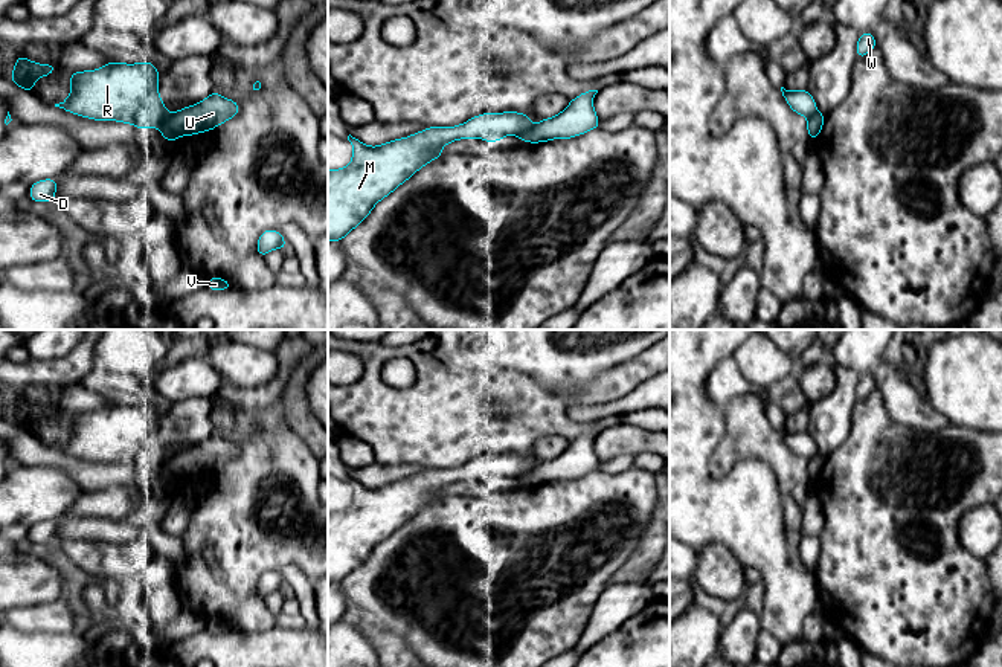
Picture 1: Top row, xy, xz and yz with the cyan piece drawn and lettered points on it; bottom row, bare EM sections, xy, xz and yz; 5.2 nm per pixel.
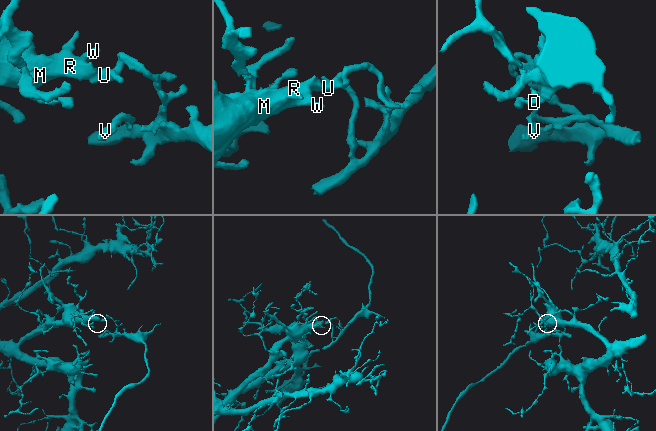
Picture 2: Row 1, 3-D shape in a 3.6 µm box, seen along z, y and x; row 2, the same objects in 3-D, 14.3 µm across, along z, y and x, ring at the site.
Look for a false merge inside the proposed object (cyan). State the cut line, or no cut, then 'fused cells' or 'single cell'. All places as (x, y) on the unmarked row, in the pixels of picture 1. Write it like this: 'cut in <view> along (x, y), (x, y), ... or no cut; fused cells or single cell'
cut in xy along (176, 454), (157, 470); fused cells

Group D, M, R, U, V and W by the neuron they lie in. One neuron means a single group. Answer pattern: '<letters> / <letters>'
D M R W / U V

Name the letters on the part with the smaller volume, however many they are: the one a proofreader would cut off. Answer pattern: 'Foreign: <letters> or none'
Foreign: U, V

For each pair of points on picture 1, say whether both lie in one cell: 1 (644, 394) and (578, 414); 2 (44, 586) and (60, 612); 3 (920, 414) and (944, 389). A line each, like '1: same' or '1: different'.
1: same
2: different
3: different

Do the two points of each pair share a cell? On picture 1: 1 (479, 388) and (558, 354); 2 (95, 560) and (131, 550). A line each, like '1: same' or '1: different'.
1: different
2: same

